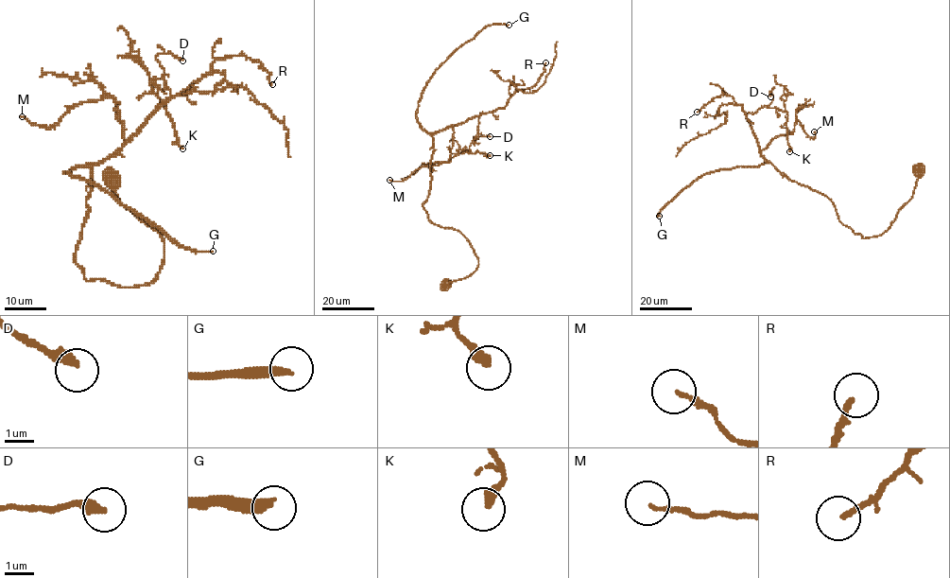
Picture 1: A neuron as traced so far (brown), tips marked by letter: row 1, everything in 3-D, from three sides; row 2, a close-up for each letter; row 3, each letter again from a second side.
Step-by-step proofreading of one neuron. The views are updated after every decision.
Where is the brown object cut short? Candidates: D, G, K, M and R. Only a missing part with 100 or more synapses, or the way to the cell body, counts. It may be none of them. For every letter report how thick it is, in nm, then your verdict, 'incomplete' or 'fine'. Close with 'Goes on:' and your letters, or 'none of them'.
D: calibre 320 nm; fine
G: calibre 360 nm; incomplete
K: calibre 320 nm; fine
M: calibre 120 nm; fine
R: calibre 170 nm; fine
Goes on: G

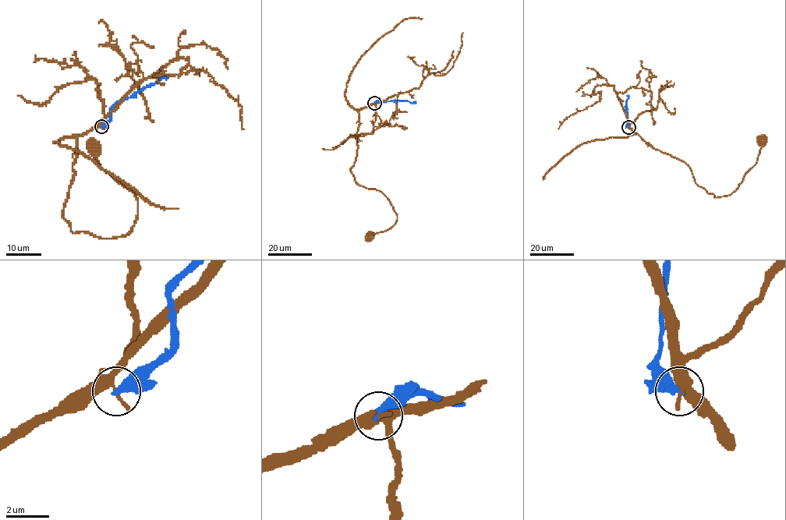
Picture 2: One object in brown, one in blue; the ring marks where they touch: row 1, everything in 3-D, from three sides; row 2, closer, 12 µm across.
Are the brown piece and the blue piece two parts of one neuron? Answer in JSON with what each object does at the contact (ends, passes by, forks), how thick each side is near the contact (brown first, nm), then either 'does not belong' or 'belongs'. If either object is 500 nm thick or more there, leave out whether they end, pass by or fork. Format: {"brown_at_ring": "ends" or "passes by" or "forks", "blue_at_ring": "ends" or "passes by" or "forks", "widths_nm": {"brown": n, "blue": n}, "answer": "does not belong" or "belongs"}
{"brown_at_ring": "forks", "blue_at_ring": "ends", "widths_nm": {"brown": 260, "blue": 320}, "answer": "does not belong"}

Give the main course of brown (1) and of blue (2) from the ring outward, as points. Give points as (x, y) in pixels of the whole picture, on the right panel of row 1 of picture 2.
1: (628, 127), (656, 149), (685, 162), (696, 184), (715, 197), (724, 196), (737, 188), (756, 162), (761, 142)
2: (628, 127), (626, 124), (628, 95)

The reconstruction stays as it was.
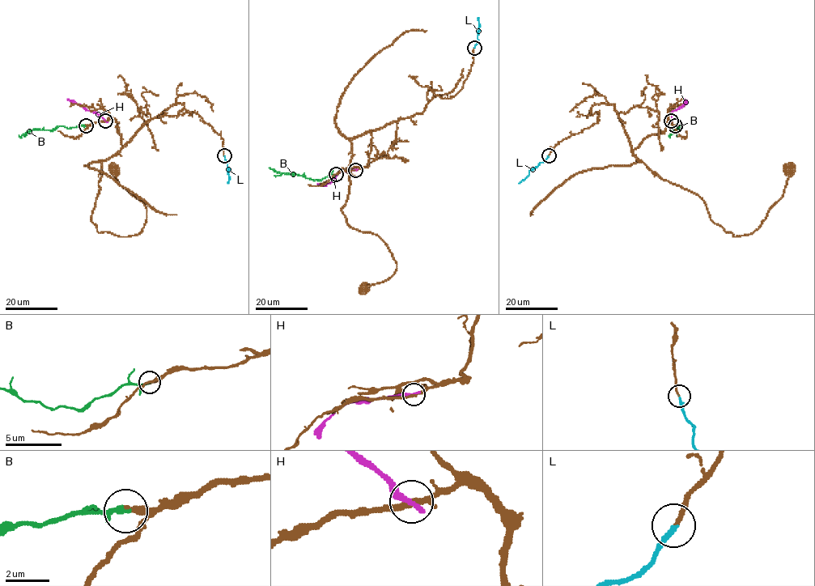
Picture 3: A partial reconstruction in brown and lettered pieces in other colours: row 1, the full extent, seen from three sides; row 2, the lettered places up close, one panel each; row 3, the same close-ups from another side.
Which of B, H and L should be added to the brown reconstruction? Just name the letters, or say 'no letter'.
B, L

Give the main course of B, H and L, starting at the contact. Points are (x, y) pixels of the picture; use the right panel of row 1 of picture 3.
B: (675, 125), (681, 128), (679, 126), (668, 135)
H: (671, 121), (672, 111), (685, 103), (685, 99)
L: (548, 155), (518, 183)

